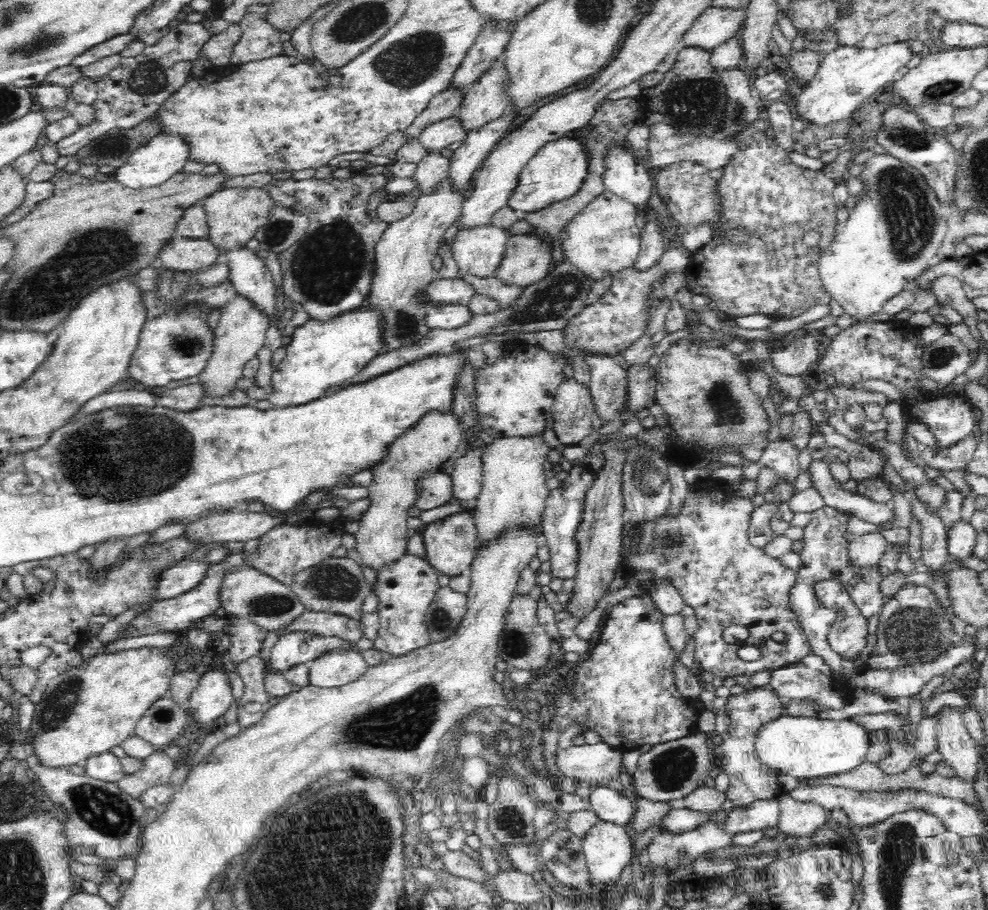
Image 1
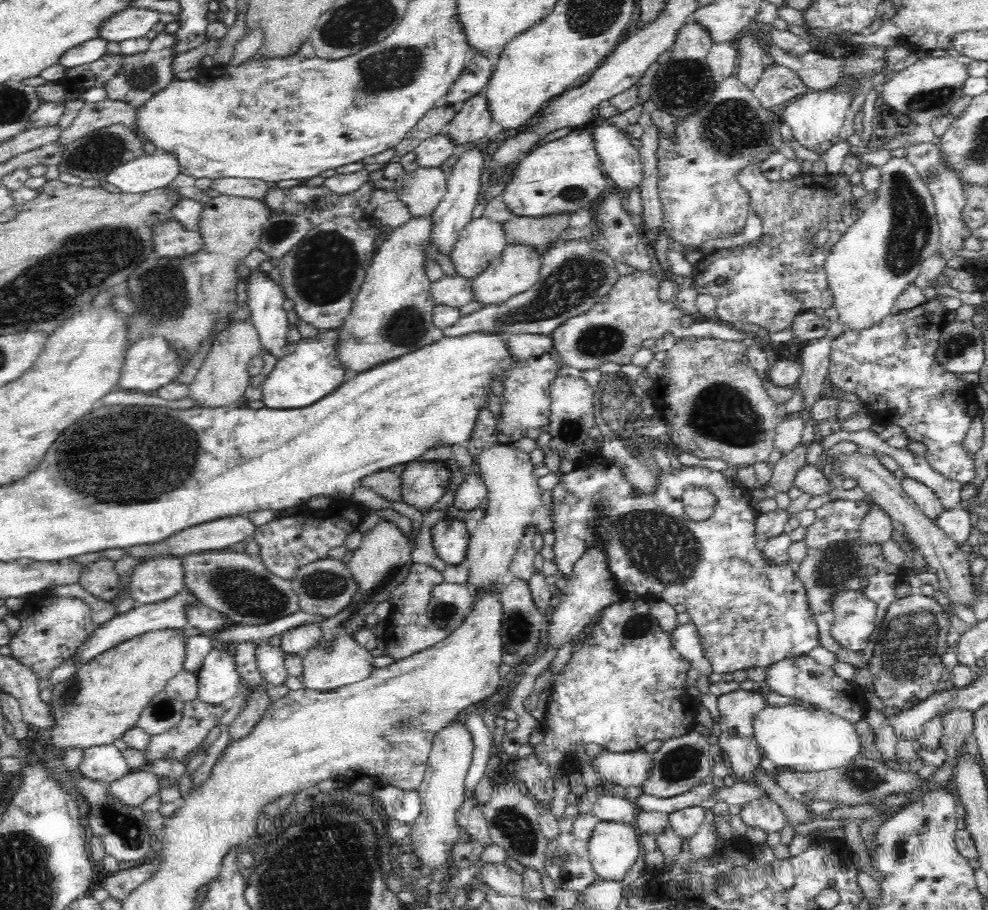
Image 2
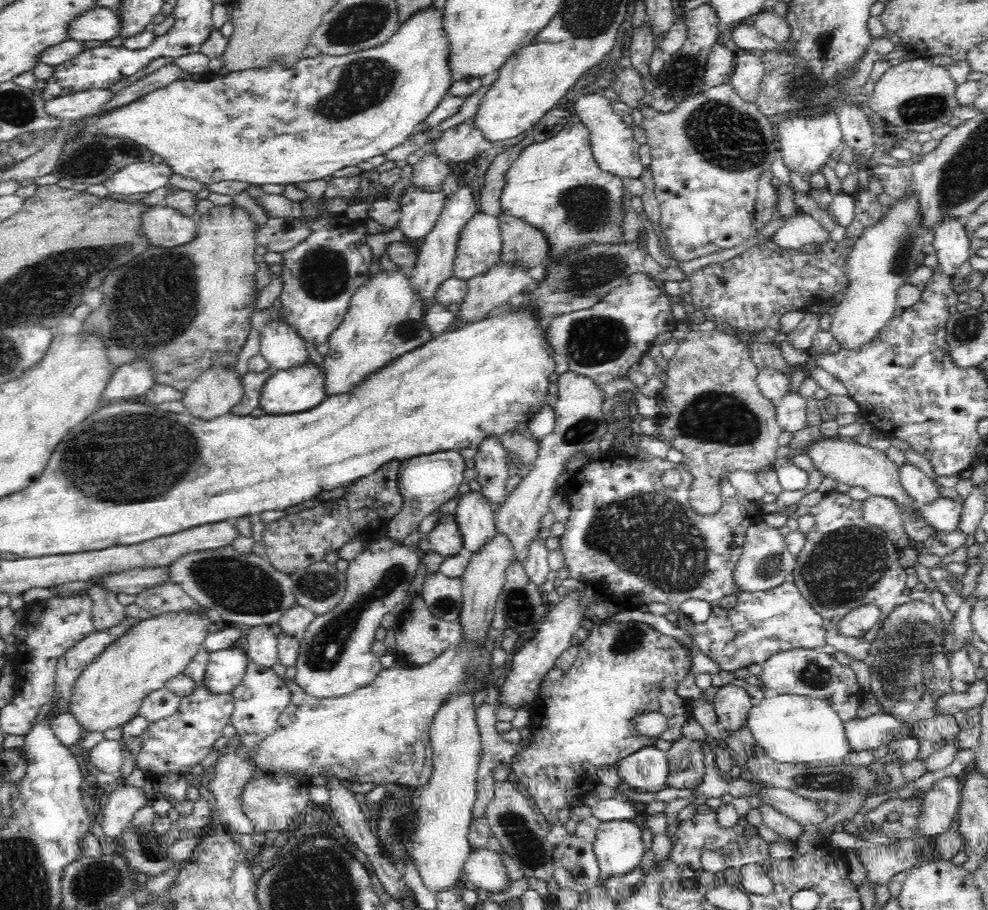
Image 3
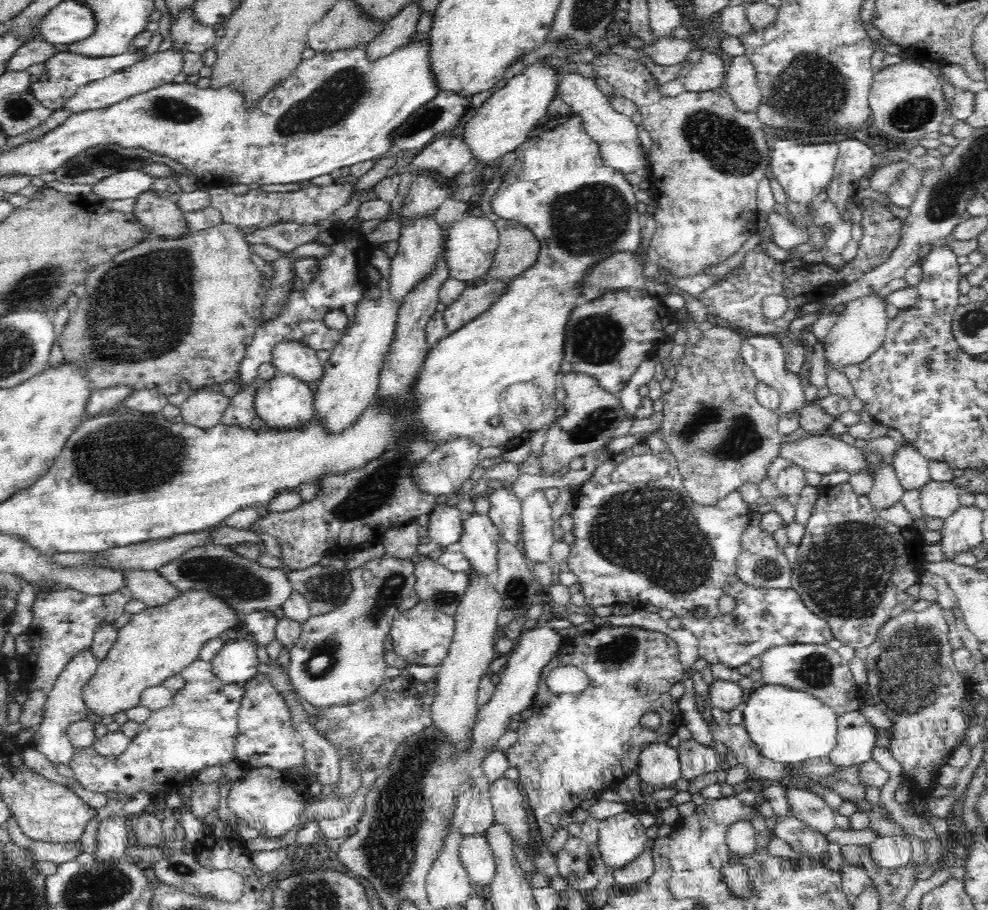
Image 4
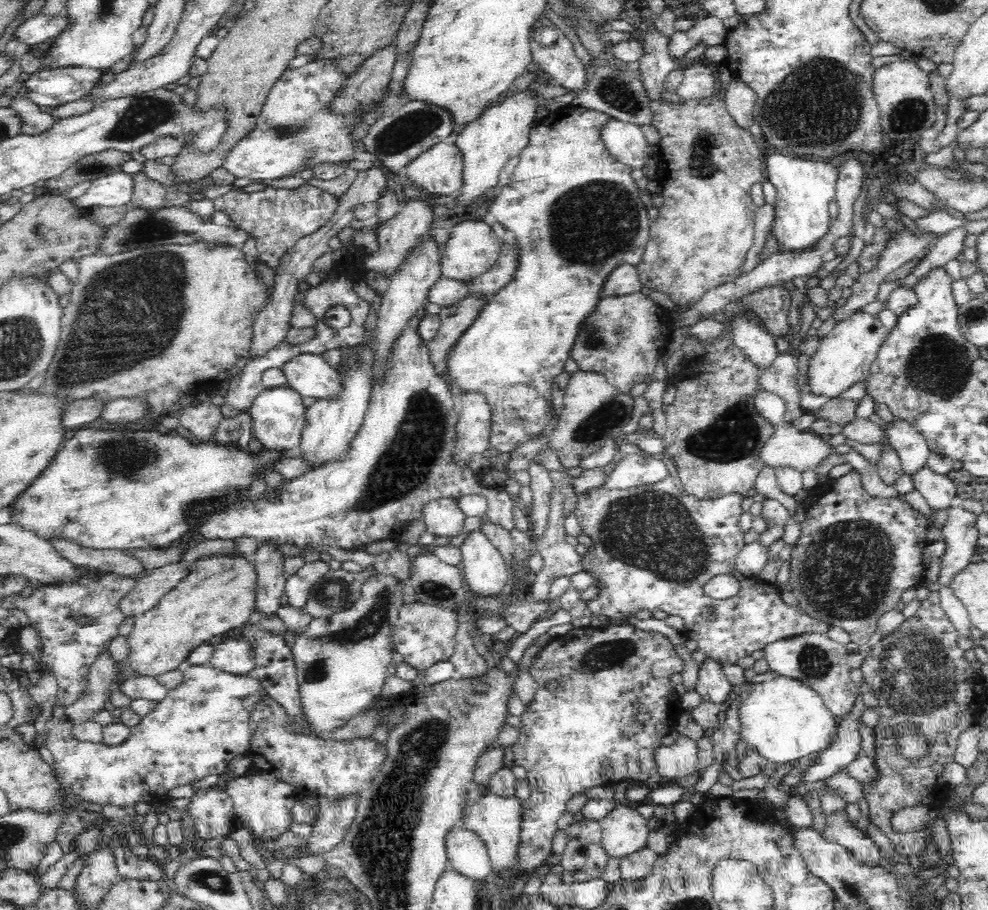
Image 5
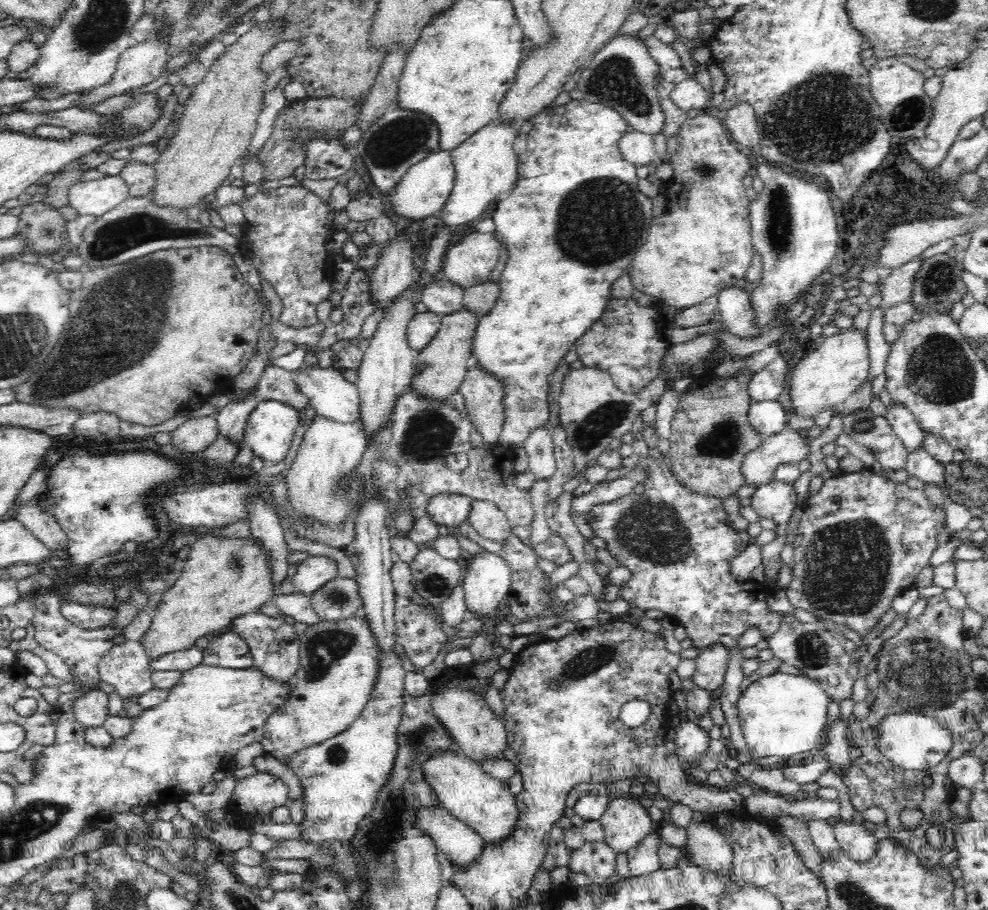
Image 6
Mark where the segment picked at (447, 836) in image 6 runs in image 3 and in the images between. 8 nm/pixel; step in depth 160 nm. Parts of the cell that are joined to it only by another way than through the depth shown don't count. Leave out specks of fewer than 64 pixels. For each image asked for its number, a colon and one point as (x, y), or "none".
3: (483, 869)
4: (477, 857)
5: (466, 851)

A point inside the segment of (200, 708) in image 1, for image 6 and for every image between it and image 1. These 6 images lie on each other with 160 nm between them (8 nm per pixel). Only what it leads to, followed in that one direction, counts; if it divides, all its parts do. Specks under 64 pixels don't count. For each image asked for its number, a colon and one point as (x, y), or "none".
2: (219, 682)
3: (225, 668)
4: (237, 661)
5: (234, 655)
6: (229, 650)

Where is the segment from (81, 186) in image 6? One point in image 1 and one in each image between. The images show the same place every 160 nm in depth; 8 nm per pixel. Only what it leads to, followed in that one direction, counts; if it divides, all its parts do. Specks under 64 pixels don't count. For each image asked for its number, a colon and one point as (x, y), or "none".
1: (158, 159)
2: (146, 172)
3: (137, 177)
4: (129, 183)
5: (116, 189)

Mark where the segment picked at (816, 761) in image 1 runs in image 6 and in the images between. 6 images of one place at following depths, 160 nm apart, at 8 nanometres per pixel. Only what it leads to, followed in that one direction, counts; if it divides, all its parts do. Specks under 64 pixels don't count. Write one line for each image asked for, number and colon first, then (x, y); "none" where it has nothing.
2: (803, 738)
3: (791, 729)
4: (789, 726)
5: (784, 719)
6: (783, 715)

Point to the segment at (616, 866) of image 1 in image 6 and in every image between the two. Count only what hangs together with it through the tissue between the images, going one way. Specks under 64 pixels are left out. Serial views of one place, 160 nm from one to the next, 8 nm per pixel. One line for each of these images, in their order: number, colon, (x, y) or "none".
2: (613, 848)
3: (618, 846)
4: (621, 839)
5: (624, 831)
6: (626, 822)

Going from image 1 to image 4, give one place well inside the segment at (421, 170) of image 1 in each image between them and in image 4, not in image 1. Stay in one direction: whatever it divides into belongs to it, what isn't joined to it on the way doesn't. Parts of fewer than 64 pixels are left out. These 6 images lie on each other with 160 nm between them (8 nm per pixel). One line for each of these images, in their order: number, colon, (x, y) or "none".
2: (421, 190)
3: (420, 208)
4: (419, 242)

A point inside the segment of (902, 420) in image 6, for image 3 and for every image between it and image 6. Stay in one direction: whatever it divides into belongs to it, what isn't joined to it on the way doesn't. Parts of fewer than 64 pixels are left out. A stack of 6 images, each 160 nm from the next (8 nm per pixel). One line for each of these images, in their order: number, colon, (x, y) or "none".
3: (919, 487)
4: (912, 469)
5: (912, 449)

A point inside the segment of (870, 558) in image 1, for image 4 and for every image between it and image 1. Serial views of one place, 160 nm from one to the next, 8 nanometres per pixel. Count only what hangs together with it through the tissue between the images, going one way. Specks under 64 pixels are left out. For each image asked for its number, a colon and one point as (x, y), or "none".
2: (877, 527)
3: (881, 513)
4: (887, 491)

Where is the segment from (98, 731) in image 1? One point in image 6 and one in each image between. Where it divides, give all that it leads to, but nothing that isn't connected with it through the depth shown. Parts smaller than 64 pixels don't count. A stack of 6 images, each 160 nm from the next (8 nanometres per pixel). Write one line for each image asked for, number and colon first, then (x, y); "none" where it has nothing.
2: (103, 699)
3: (108, 693)
4: (157, 643)
5: (217, 597)
6: (222, 579)

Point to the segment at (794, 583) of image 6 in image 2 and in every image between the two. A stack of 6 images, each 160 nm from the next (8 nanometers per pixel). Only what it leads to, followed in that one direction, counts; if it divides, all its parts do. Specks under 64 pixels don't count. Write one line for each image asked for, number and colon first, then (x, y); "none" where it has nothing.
2: (834, 558)
3: (845, 562)
4: (851, 565)
5: (856, 555)

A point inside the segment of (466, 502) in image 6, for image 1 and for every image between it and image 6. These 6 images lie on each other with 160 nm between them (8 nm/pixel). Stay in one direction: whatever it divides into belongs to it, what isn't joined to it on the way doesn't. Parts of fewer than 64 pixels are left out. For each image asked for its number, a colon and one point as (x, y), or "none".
1: (450, 544)
2: (450, 536)
3: (445, 539)
4: (445, 523)
5: (443, 518)

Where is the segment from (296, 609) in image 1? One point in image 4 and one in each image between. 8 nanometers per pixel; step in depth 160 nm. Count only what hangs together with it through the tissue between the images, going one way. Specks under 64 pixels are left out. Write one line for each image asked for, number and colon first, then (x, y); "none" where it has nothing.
2: (237, 584)
3: (239, 588)
4: (246, 586)

